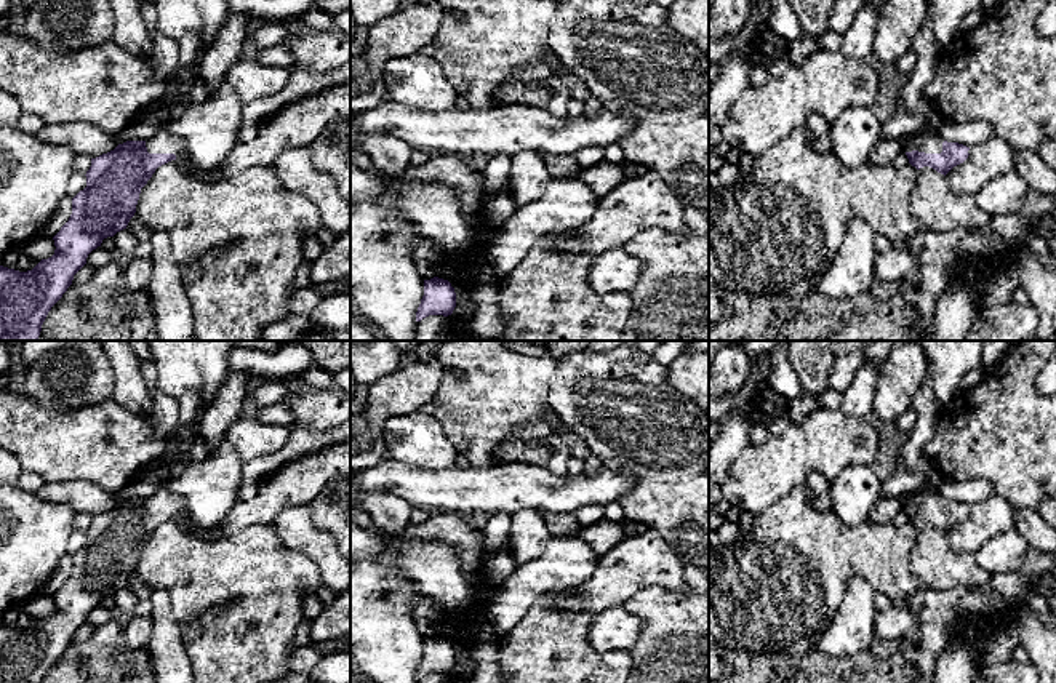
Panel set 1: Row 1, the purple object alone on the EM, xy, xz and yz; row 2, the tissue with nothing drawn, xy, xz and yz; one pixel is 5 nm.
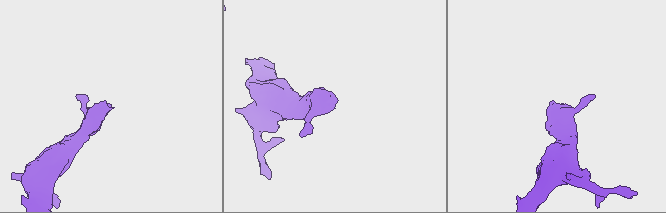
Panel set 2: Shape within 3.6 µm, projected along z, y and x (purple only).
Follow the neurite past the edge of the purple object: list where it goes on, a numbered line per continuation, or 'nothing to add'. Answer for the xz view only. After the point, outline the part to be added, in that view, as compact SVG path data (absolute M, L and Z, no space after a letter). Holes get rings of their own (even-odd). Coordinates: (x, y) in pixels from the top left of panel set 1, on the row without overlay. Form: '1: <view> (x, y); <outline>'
nothing to add

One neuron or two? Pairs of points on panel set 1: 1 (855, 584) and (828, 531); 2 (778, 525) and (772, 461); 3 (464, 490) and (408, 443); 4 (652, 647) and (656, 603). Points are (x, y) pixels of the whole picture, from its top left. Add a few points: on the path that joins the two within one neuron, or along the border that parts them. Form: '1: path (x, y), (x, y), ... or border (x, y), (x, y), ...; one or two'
1: border (876, 591), (864, 579), (852, 576), (836, 611); two
2: border (804, 485), (778, 498), (756, 517); two
3: border (404, 463), (428, 469), (455, 467); two
4: path (656, 635), (656, 615); one

